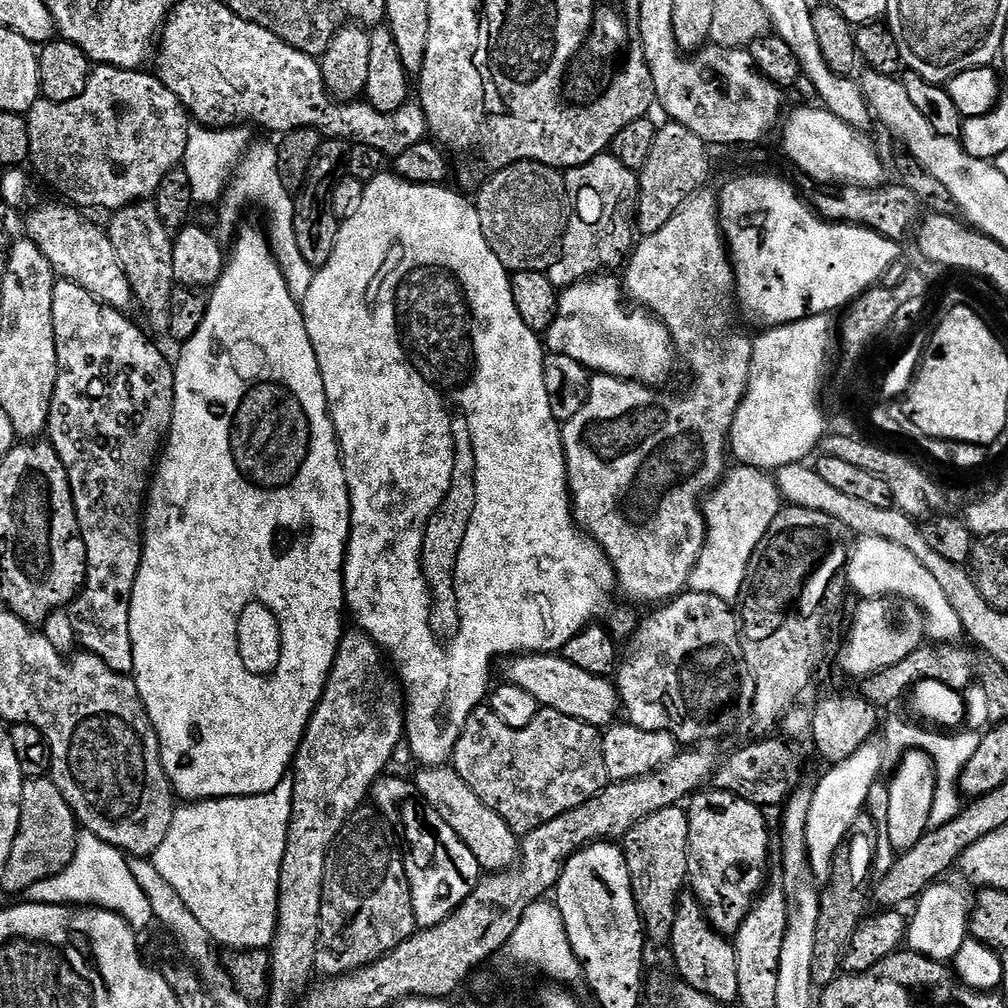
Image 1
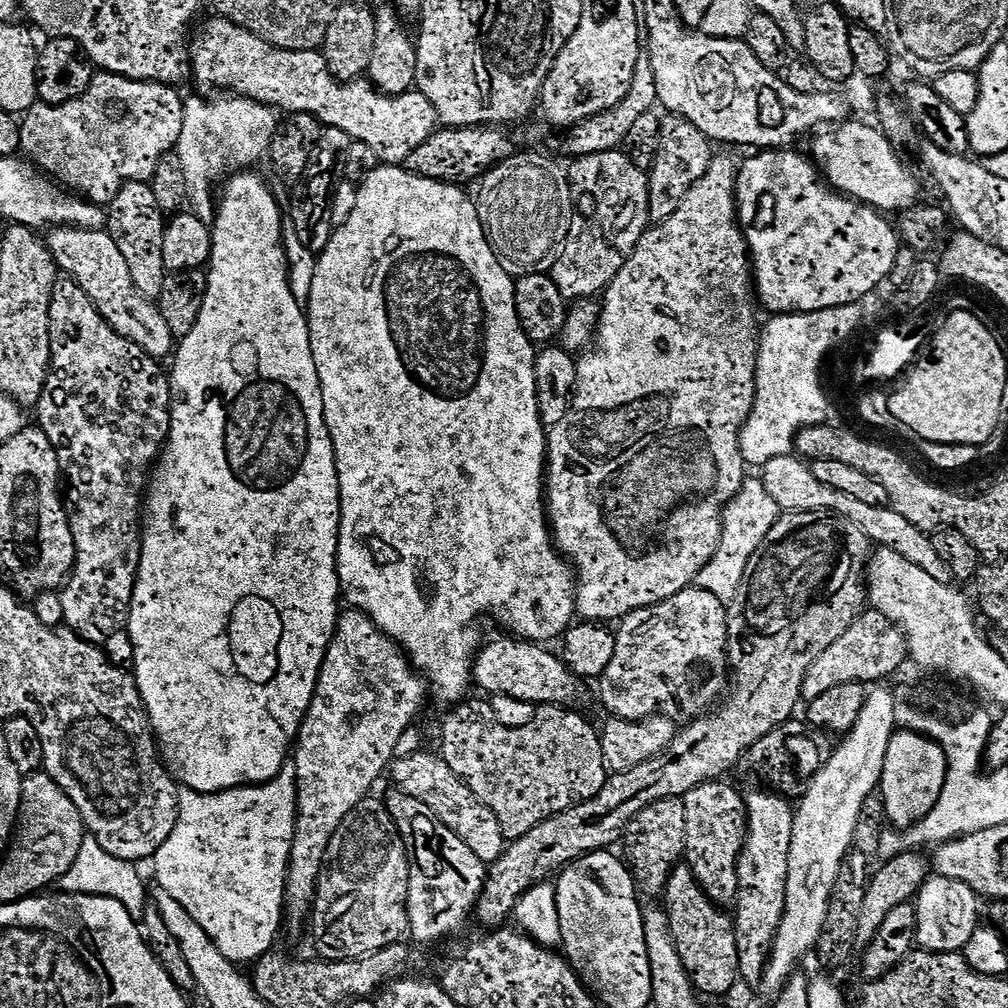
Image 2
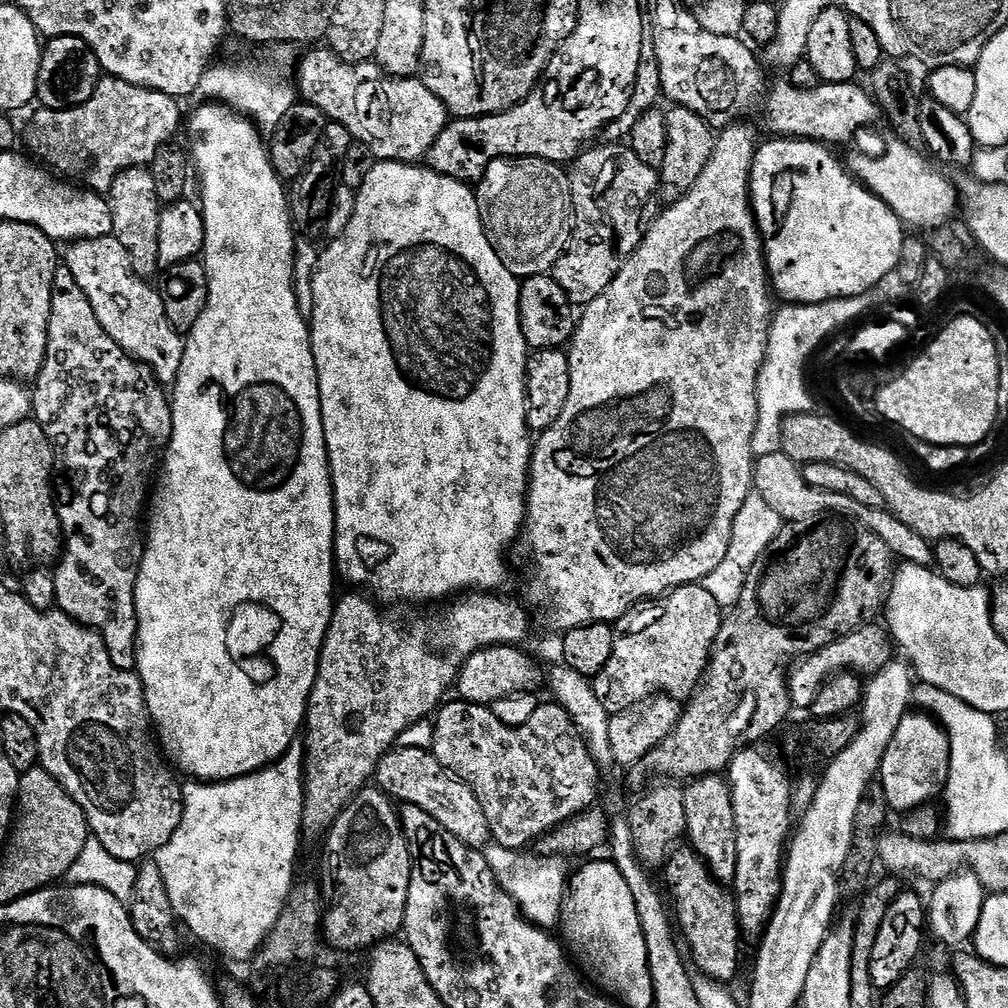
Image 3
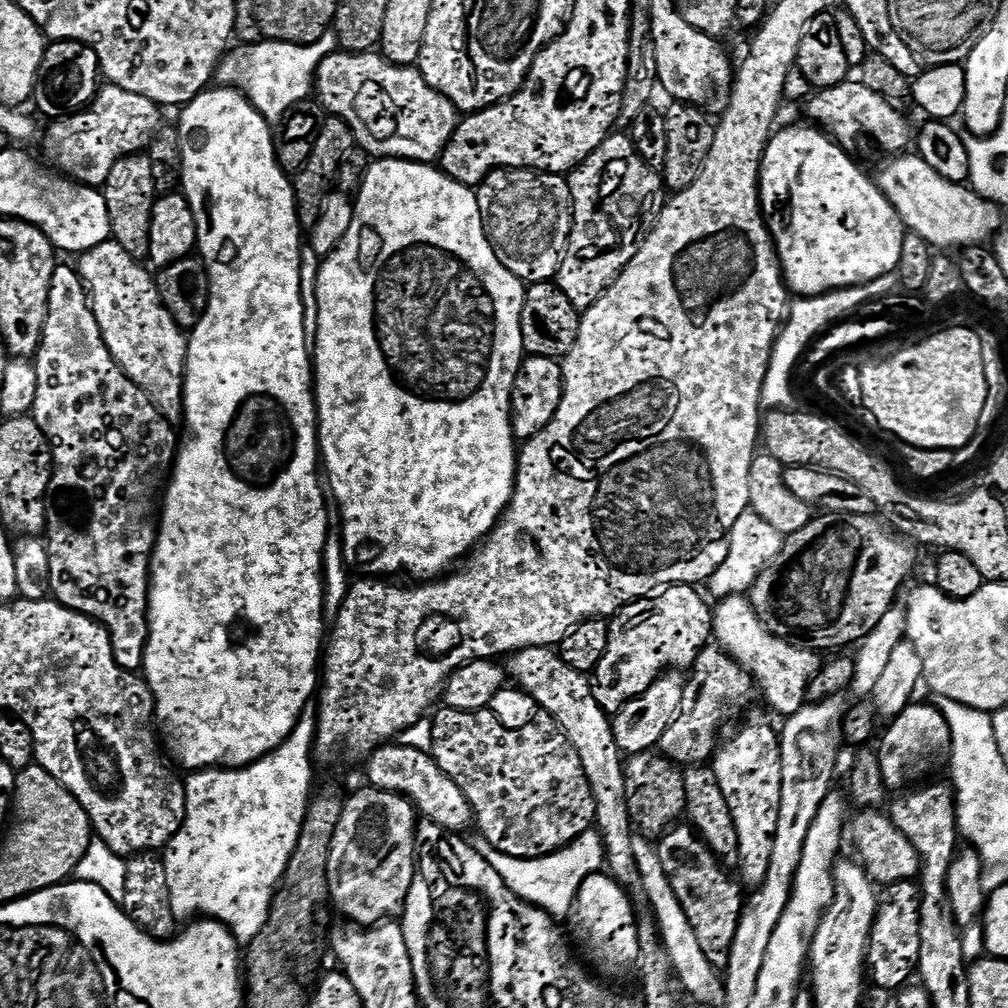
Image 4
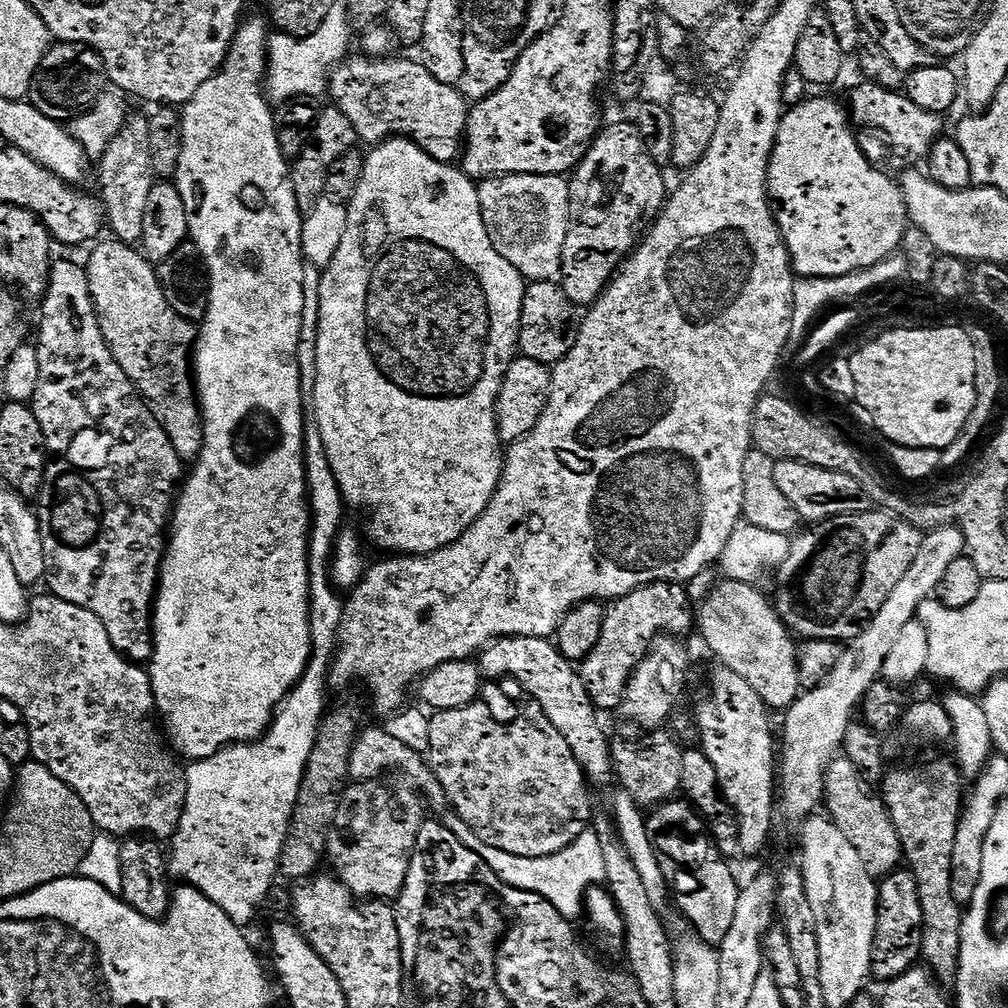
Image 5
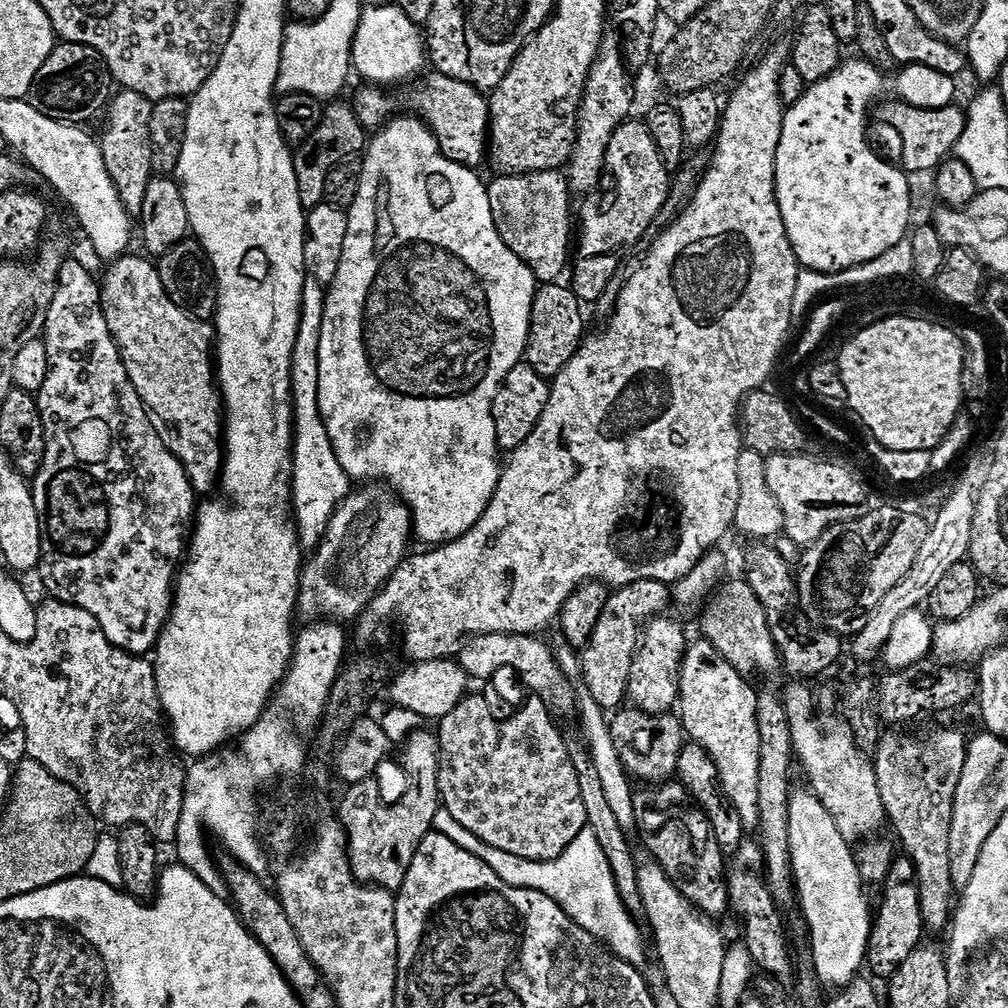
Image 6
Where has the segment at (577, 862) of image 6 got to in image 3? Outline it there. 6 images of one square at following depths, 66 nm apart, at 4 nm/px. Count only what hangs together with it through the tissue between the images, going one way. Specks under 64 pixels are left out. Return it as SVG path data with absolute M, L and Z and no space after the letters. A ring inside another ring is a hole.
M495 842L483 849L483 854L492 867L492 873L500 882L500 887L520 906L520 911L537 928L552 930L560 923L560 908L564 904L566 885L570 879L570 868L560 858L541 858L531 855L530 860L519 851L504 848Z

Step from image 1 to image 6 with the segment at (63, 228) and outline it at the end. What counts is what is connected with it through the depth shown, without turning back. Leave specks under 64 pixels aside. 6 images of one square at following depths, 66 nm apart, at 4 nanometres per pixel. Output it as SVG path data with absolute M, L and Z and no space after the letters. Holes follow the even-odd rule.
M128 255L113 259L104 280L102 276L100 305L104 308L106 326L110 326L110 334L120 348L120 357L124 359L134 390L138 390L154 417L162 442L187 468L188 479L193 485L201 486L215 476L217 479L222 468L222 397L214 379L216 330L209 321L195 320L170 302L162 286L160 269L151 259Z

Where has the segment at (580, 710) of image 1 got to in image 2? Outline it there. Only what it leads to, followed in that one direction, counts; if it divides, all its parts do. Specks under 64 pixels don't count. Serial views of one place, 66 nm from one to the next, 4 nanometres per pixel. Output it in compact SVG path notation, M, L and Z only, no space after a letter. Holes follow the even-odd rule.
M507 638L508 640L494 640L490 644L485 643L477 651L472 666L472 678L475 687L488 692L489 697L505 696L506 698L518 698L522 702L530 702L537 706L541 704L559 704L562 708L579 709L584 700L585 681L575 676L568 667L564 665L563 659L552 652L547 652L547 647L536 642L529 642L519 638Z

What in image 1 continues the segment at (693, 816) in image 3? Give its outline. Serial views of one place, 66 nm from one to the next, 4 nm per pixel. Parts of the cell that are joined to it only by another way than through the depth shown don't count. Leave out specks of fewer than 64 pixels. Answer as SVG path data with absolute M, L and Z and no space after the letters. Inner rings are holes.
M704 790L693 795L686 811L690 822L687 883L690 885L691 895L696 897L716 931L723 932L729 938L735 937L766 884L764 867L768 864L768 824L764 821L765 813L756 804L746 802L729 792L715 790Z

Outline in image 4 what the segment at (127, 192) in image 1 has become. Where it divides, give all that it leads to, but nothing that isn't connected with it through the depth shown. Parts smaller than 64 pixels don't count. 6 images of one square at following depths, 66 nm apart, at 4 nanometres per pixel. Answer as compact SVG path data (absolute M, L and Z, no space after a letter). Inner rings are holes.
M117 84L101 87L92 99L92 103L83 112L74 112L63 120L53 120L47 126L48 137L44 144L50 155L56 159L55 167L63 175L73 179L78 184L89 184L92 188L100 188L110 178L110 170L124 156L135 156L143 153L152 143L157 132L162 127L160 121L161 105L155 104L150 98L142 98L142 94L130 94L130 90L122 90Z

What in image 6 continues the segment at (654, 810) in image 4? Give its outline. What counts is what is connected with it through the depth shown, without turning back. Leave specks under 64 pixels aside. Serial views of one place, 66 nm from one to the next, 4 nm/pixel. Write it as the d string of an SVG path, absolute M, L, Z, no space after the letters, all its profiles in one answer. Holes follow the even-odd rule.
M624 706L611 717L610 723L614 747L618 749L618 758L622 758L629 777L637 781L645 780L643 783L648 786L659 786L677 775L679 759L686 743L686 733L679 715L656 715L644 713L635 706Z

